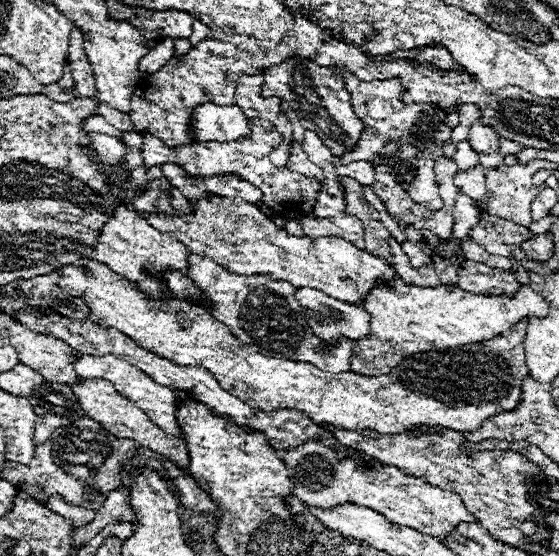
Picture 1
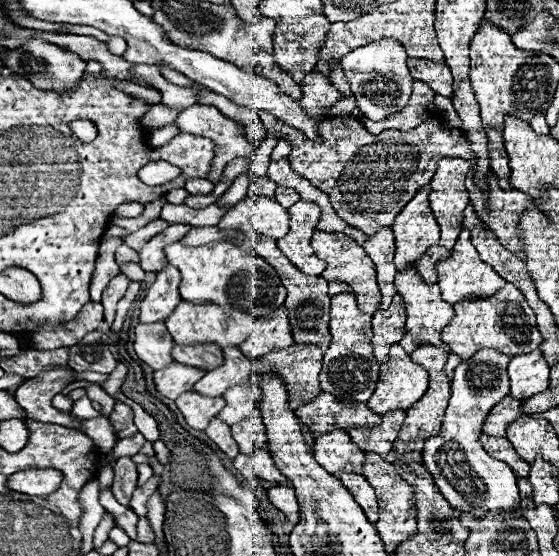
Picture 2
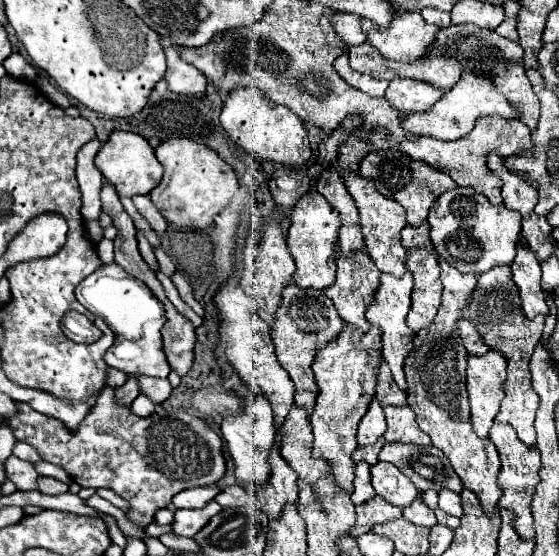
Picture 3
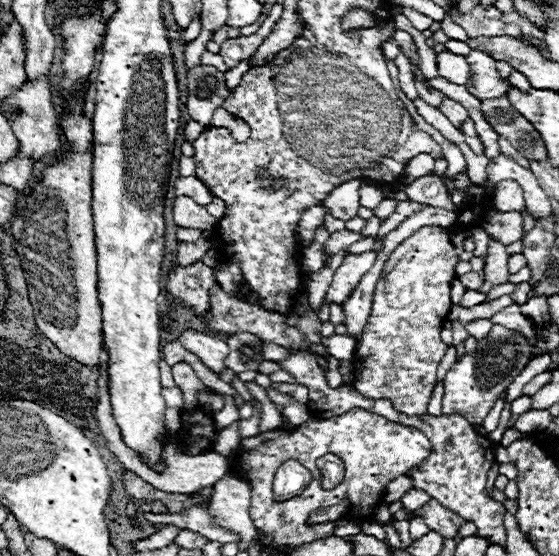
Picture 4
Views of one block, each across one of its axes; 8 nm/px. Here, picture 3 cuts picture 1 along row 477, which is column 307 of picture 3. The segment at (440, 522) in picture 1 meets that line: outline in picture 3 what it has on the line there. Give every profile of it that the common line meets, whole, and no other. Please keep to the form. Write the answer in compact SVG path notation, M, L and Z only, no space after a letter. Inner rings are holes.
M288 284L282 292L282 302L276 310L276 318L272 324L272 340L276 346L276 358L278 362L288 370L294 386L296 386L296 406L304 406L308 414L314 408L314 400L318 396L318 388L314 384L312 374L312 362L318 352L318 348L324 348L334 336L342 330L344 322L340 320L332 300L322 290L304 290L296 284Z

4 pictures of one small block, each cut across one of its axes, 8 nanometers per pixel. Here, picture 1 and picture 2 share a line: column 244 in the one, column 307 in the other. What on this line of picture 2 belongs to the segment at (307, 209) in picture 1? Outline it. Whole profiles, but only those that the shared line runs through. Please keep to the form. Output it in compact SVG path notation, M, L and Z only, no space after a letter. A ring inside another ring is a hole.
M327 116L318 132L322 142L312 142L280 120L273 136L278 140L295 142L288 156L292 170L306 178L312 186L324 190L336 214L350 226L364 234L376 234L384 226L392 226L396 214L414 198L414 194L430 184L436 162L446 156L456 156L474 162L474 154L464 140L462 132L452 128L448 120L428 120L410 132L384 130L372 136L356 118L348 116Z

